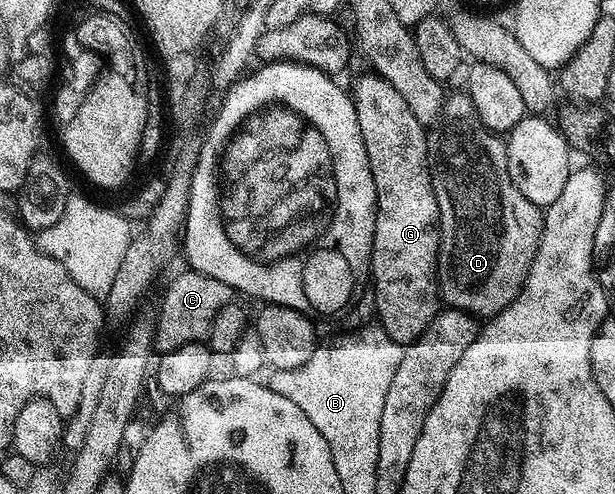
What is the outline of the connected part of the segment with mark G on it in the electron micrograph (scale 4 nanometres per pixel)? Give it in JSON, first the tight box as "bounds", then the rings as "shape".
{"bounds":[352,73,440,345],"shape":[[[373,73],[365,74],[355,81],[352,98],[356,109],[356,121],[360,121],[360,137],[364,137],[364,149],[368,153],[368,165],[372,169],[372,181],[376,185],[376,201],[378,202],[378,211],[374,214],[369,282],[372,287],[374,283],[374,307],[378,310],[379,319],[377,319],[377,322],[382,330],[388,333],[388,337],[392,341],[405,345],[416,342],[424,333],[424,329],[428,329],[428,325],[440,310],[440,296],[438,294],[438,206],[436,205],[436,193],[432,189],[432,177],[426,160],[427,128],[420,121],[416,121],[416,116],[412,114],[412,109],[408,109],[404,97],[400,97],[400,93],[396,93],[396,89],[392,89],[392,85],[388,85],[388,81],[384,81],[380,76]]]}

